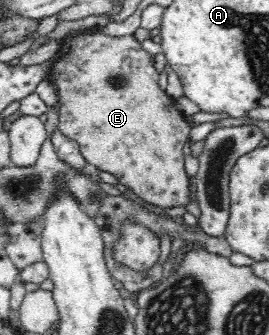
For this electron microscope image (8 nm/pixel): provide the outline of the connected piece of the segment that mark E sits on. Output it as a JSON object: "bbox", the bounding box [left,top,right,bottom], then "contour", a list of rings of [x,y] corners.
{"bbox":[41,28,192,208],"contour":[[[104,28],[80,30],[62,38],[58,53],[48,60],[50,63],[41,81],[50,83],[58,95],[58,129],[79,143],[87,163],[111,173],[147,202],[161,208],[185,207],[189,200],[189,185],[182,147],[186,145],[192,127],[188,125],[186,116],[175,107],[176,100],[160,86],[162,73],[156,71],[154,56],[142,47],[136,34],[106,34]]]}

